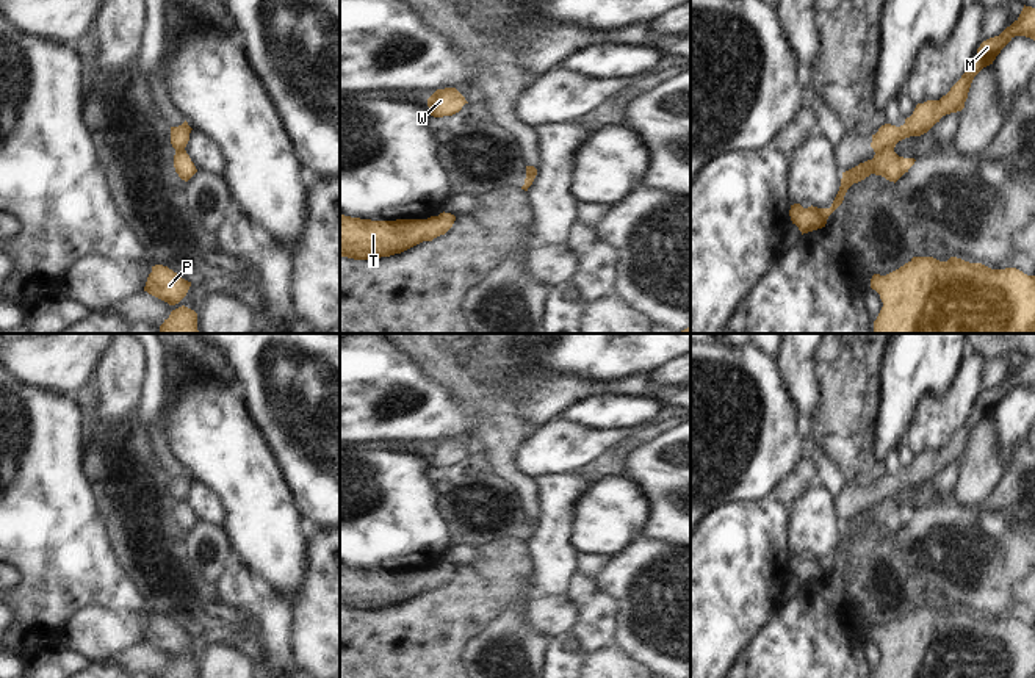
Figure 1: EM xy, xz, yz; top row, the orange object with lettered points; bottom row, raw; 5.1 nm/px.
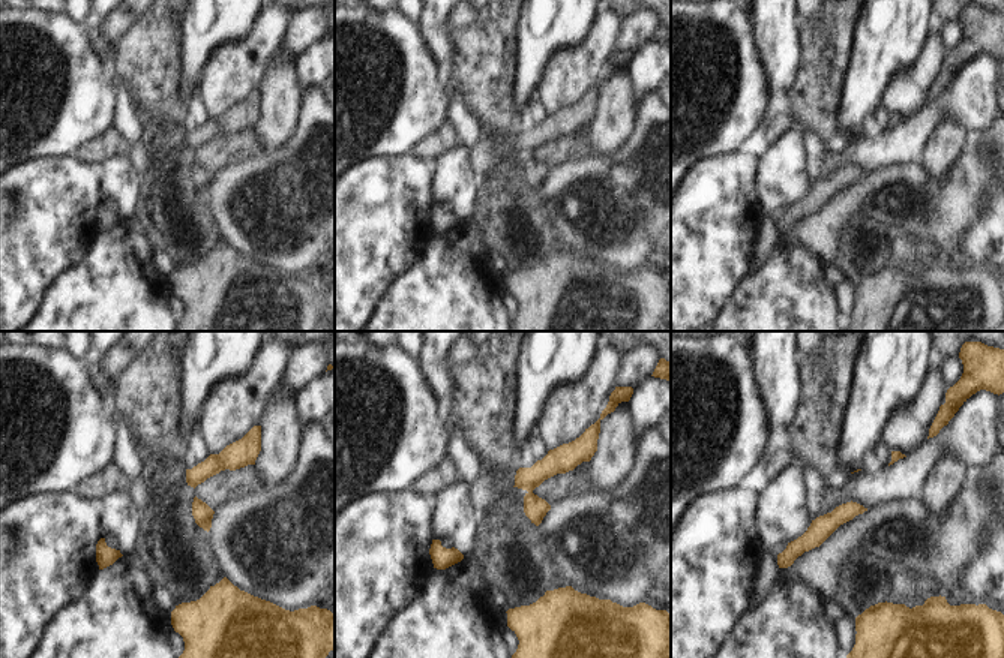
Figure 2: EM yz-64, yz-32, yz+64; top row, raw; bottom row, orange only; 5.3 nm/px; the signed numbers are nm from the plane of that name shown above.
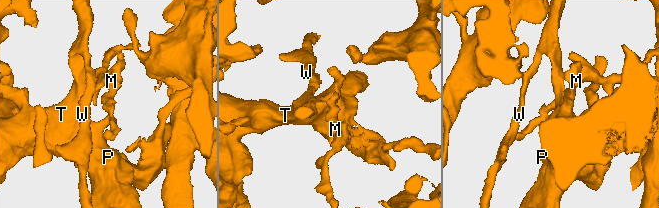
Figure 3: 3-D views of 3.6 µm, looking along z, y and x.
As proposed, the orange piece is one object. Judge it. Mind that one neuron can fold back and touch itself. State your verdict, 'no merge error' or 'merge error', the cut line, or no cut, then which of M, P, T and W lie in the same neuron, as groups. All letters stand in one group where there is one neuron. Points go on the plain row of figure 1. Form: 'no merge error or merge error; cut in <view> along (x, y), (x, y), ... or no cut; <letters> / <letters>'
merge error; cut in yz along (893, 500), (883, 500), (876, 504); M / P T W

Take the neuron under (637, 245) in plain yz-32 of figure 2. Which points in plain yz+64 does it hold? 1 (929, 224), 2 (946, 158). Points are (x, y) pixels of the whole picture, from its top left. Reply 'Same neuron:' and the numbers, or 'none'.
Same neuron: 1

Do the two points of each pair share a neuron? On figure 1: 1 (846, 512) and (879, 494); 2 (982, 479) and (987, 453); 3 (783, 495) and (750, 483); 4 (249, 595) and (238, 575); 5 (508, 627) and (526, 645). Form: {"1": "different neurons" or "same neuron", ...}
{"1": "same neuron", "2": "same neuron", "3": "different neurons", "4": "same neuron", "5": "same neuron"}

